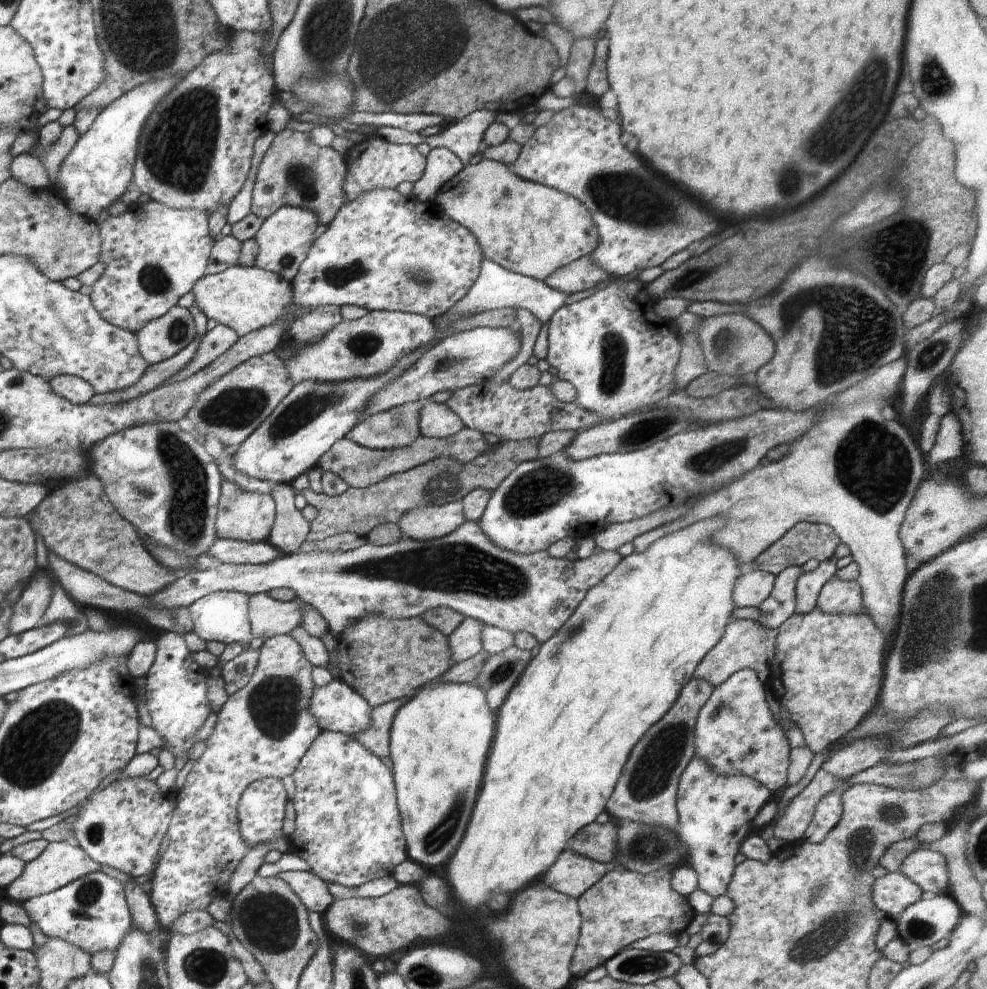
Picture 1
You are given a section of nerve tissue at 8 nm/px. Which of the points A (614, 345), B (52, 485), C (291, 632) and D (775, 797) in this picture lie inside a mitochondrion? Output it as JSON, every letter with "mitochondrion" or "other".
{"A":"mitochondrion","B":"other","C":"other","D":"other"}

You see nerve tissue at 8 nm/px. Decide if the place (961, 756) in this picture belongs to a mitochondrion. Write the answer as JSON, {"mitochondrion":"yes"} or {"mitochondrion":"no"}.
{"mitochondrion":"no"}

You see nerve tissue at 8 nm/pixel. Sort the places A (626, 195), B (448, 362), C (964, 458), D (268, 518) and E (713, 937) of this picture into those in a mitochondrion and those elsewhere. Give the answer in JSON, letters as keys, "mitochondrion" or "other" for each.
{"A":"mitochondrion","B":"mitochondrion","C":"other","D":"other","E":"other"}

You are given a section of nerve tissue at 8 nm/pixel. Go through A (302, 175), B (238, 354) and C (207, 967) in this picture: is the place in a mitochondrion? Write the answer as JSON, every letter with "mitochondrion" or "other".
{"A":"mitochondrion","B":"other","C":"mitochondrion"}

